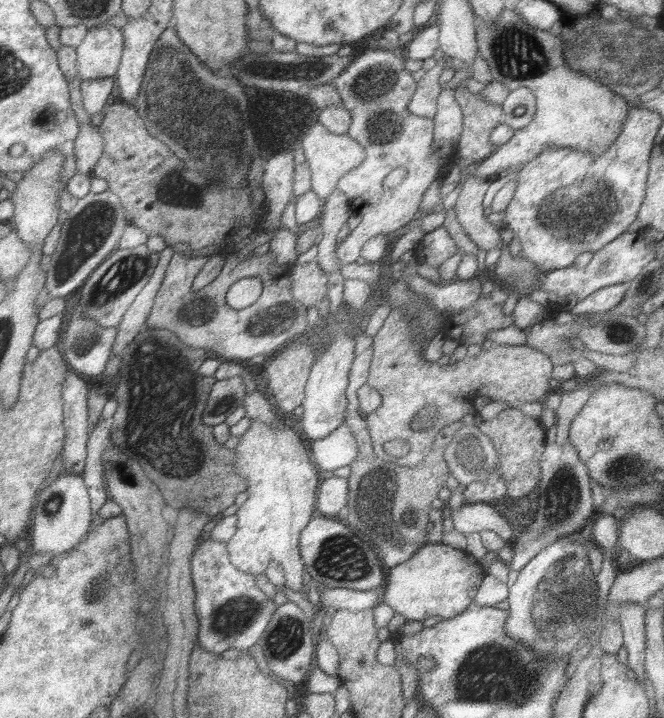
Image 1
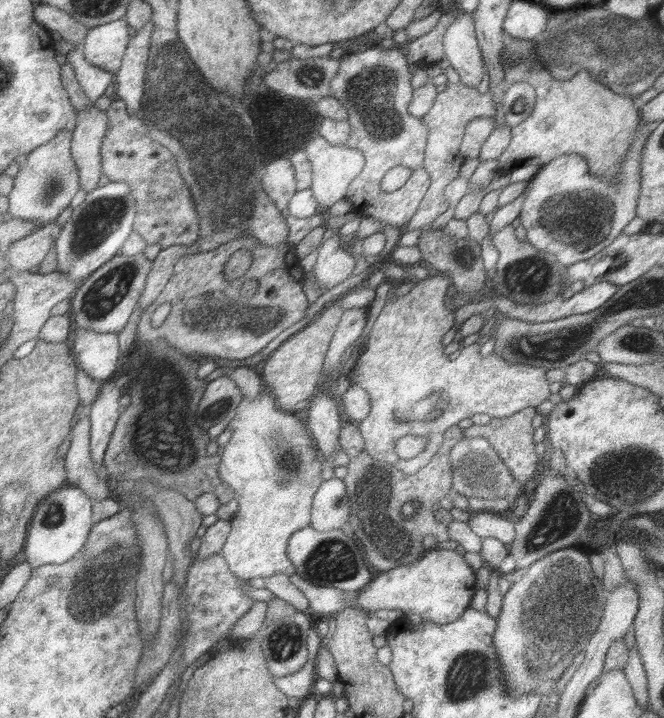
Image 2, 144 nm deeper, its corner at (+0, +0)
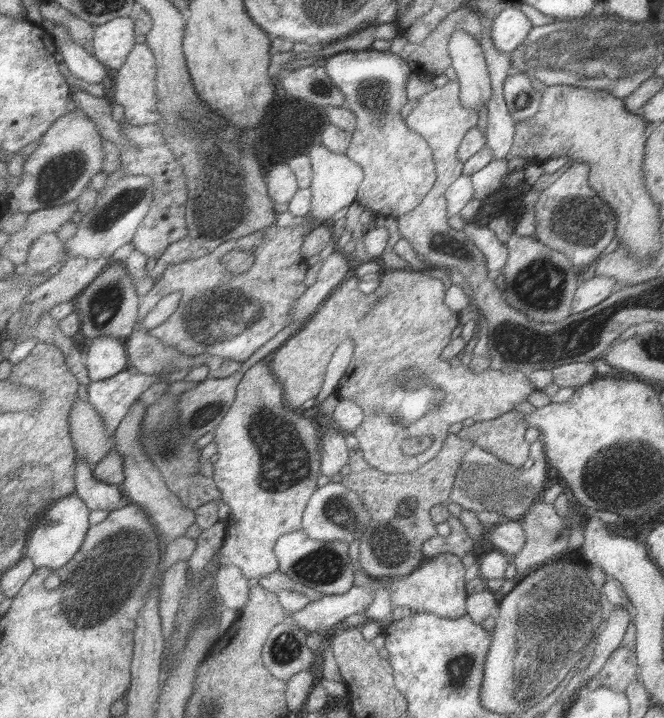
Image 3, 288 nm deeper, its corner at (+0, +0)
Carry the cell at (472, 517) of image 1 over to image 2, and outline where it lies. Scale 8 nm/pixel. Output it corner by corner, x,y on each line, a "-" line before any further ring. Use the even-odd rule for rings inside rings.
491,510
471,512
471,518
467,520
467,526
481,540
491,536
491,538
501,540
505,546
509,546
515,540
515,524
505,520
505,518
501,518
499,514
493,514

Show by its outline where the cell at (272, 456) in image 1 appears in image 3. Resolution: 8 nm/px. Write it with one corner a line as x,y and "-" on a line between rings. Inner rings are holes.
257,362
245,370
235,402
215,428
213,444
217,446
217,462
213,468
213,480
221,490
221,502
229,504
231,514
227,518
227,538
219,548
219,568
237,566
241,574
261,580
279,570
279,560
273,552
275,542
283,534
301,530
303,512
309,498
317,490
317,478
321,476
321,446
319,446
319,422
309,422
301,412
291,410
283,400
283,390
269,372
269,366

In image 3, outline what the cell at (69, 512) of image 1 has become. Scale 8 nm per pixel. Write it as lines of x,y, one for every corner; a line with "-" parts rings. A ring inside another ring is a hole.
73,492
73,494
69,494
65,498
59,498
57,502
53,502
39,516
35,528
31,530
31,534
27,538
27,546
25,546
23,556
33,562
35,570
41,568
41,566
45,566
49,572
55,572
61,566
65,566
77,554
77,550
81,548
81,544
83,544
89,528
91,528
91,524
89,524
89,508

